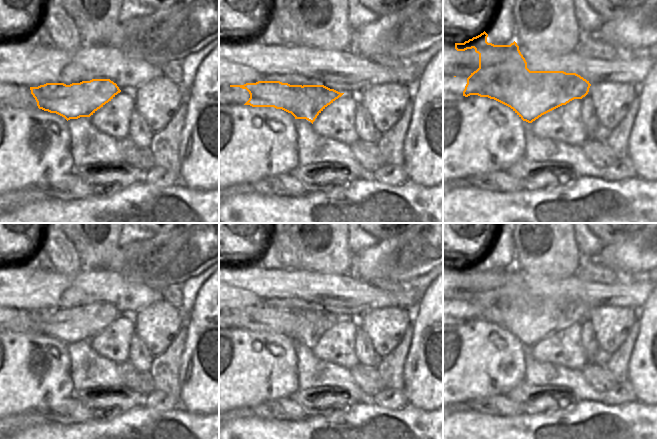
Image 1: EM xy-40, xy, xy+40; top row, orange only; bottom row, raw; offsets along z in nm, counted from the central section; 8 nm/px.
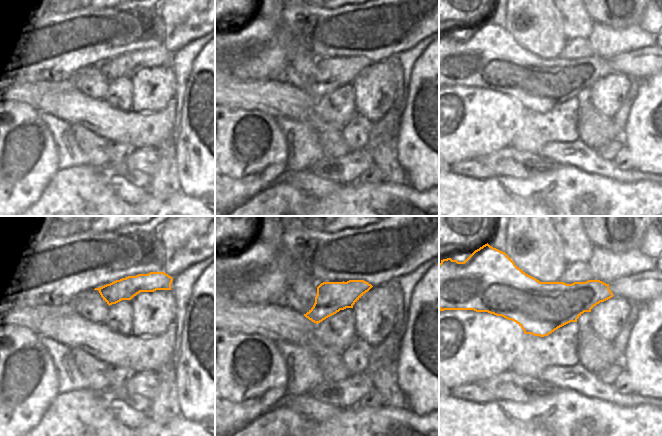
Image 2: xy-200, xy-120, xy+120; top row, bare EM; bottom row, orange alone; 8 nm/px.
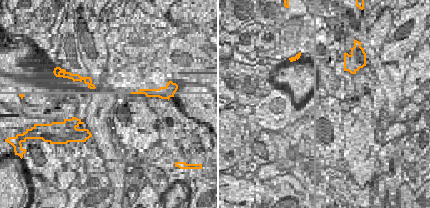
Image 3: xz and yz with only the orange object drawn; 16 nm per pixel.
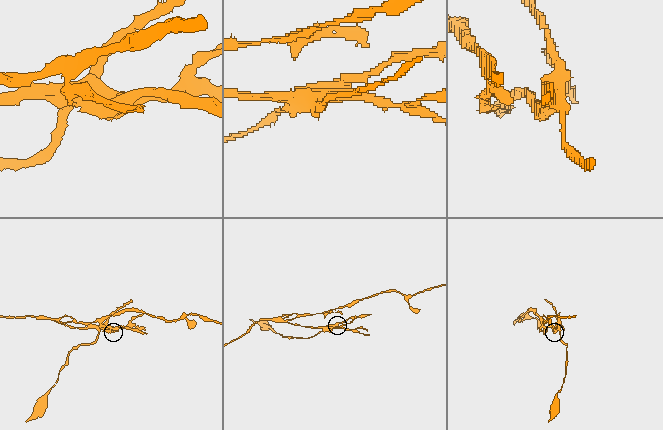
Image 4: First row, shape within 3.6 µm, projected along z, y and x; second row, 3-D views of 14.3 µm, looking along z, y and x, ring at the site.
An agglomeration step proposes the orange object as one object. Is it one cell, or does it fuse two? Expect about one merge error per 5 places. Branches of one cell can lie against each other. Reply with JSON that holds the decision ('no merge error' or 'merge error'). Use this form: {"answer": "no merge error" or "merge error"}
{"answer": "merge error"}

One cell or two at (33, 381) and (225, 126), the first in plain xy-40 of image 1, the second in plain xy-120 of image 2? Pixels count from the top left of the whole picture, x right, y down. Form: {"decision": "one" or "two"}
{"decision": "one"}

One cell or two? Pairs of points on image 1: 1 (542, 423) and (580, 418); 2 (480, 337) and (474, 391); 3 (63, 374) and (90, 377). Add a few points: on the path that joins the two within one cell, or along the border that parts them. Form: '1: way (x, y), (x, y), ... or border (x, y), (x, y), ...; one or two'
1: way (551, 422), (555, 422), (561, 416), (571, 418); one
2: way (480, 350), (480, 355), (474, 361), (474, 378); one
3: border (68, 352), (72, 389), (74, 392); two

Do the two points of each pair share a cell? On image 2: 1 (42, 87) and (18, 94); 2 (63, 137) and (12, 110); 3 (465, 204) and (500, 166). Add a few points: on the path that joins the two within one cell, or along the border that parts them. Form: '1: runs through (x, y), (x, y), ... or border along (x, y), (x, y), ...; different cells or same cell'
1: runs through (36, 89), (29, 93), (24, 93); same cell
2: border along (40, 114), (52, 137), (57, 152); different cells
3: border along (495, 175), (509, 175), (518, 178); different cells

